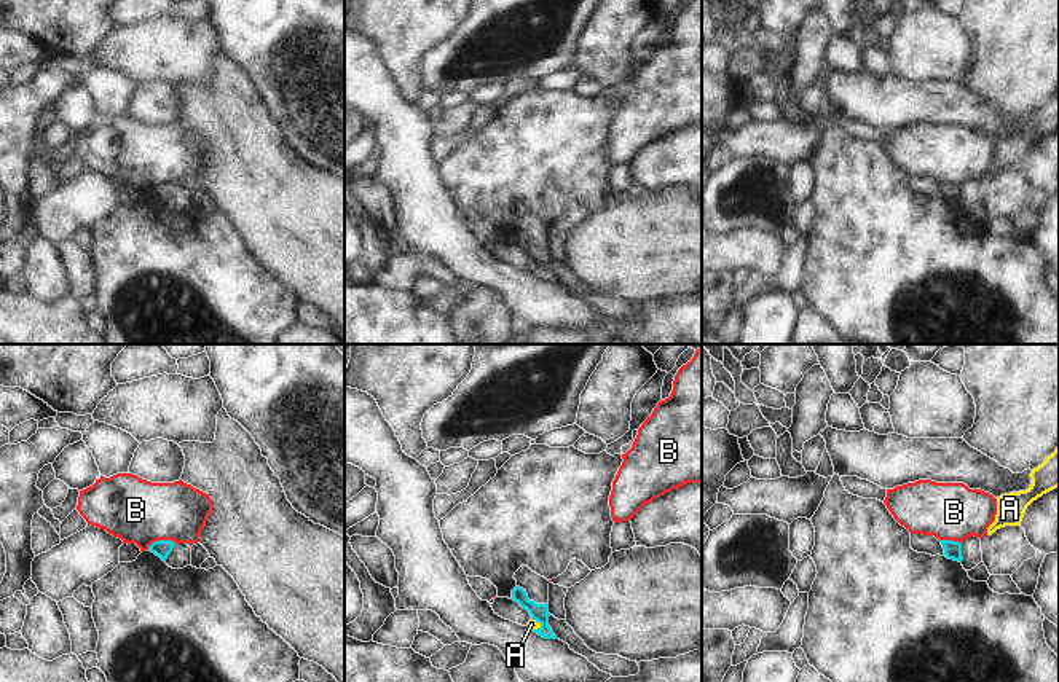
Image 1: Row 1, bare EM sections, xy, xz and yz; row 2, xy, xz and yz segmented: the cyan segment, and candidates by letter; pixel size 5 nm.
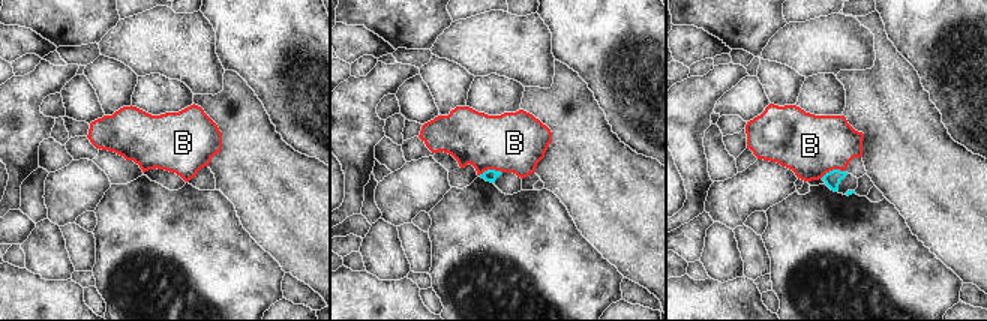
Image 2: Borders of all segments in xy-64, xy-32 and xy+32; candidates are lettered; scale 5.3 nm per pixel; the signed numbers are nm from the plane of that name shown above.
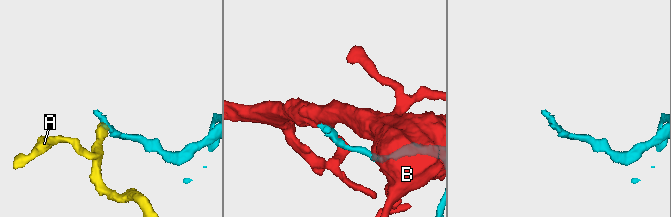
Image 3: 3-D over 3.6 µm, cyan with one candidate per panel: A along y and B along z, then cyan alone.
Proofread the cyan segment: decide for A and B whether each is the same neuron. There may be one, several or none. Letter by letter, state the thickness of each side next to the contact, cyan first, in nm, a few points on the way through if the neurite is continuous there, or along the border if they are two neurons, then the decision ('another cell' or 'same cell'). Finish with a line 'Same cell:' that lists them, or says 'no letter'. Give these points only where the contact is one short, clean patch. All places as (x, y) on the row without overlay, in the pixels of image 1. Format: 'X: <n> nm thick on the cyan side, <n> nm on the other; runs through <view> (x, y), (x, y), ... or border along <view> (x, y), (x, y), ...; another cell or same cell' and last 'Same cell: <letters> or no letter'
A: 90 nm thick on the cyan side, 50 nm on the other; runs through xz (539, 255), (536, 263), (531, 266); same cell
B: 90 nm thick on the cyan side, 320 nm on the other; border along xy (176, 185), (155, 184), (147, 192); another cell
Same cell: A

